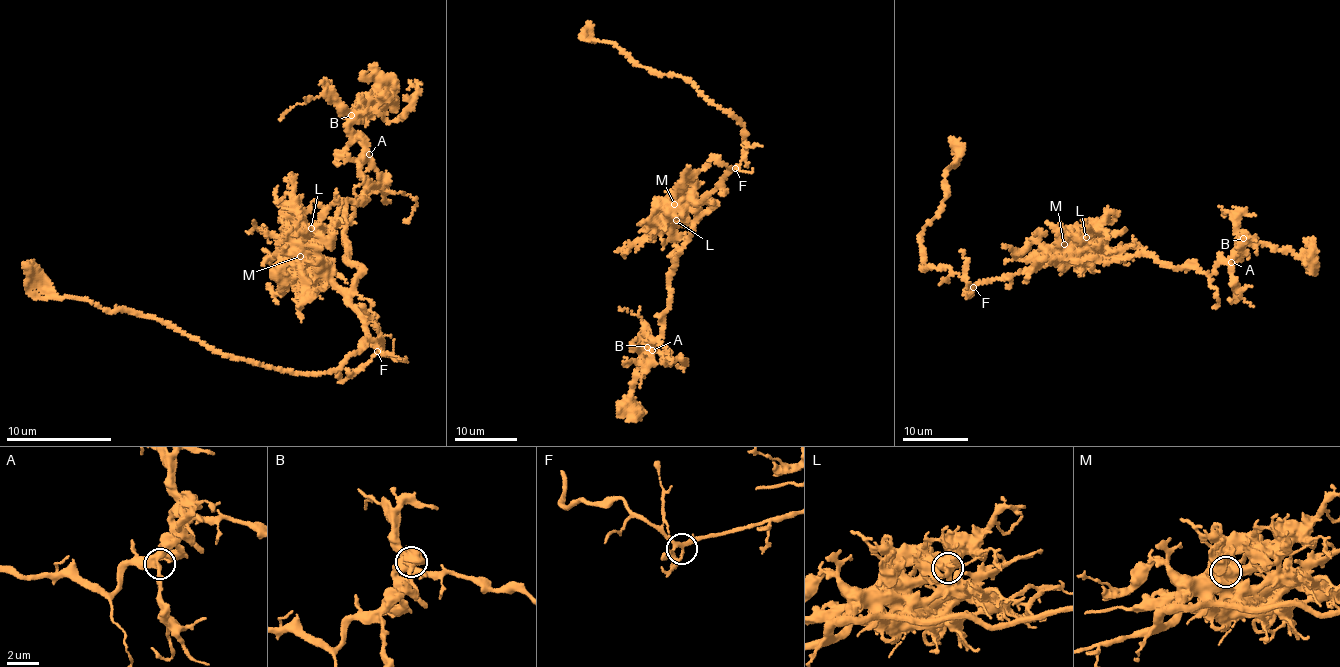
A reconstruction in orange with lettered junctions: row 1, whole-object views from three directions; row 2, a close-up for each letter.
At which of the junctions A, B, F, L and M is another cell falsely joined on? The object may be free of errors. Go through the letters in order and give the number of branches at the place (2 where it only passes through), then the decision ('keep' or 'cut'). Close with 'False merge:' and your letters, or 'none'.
A: 3 branches meet; keep
B: 5 branches meet; keep
F: 4 branches meet; keep
L: 4 branches meet; keep
M: 6 branches meet; cut
False merge: M

